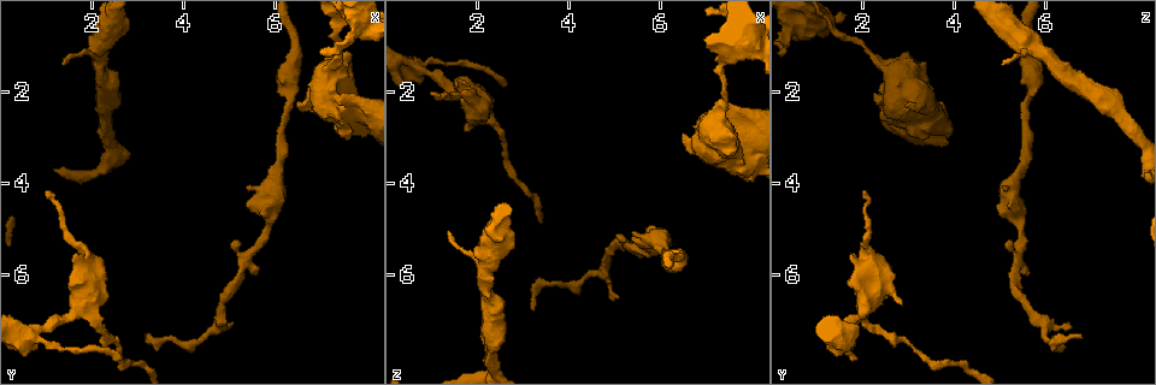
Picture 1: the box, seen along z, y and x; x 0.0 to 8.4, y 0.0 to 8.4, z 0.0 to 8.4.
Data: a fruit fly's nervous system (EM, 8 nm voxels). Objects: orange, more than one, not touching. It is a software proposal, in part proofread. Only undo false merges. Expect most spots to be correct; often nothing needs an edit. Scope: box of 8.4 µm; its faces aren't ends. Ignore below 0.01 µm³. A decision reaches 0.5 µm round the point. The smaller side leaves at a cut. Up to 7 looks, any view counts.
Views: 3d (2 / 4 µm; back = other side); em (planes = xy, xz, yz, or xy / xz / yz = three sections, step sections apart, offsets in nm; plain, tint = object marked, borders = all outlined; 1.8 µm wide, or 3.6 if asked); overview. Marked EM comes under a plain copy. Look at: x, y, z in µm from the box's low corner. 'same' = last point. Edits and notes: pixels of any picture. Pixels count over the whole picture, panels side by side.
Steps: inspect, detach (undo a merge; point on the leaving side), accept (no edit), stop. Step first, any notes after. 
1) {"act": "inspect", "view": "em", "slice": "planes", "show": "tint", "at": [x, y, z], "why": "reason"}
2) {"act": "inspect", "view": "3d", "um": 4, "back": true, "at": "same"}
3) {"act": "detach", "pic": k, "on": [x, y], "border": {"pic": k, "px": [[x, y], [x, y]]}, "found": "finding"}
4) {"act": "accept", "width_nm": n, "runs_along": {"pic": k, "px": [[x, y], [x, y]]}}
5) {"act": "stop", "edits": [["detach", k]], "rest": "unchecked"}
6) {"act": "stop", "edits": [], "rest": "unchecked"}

{"act": "inspect", "view": "em", "slice": "planes", "show": "tint", "at": [0.70, 7.40, 1.45], "why": "thin arm on a thick one"}

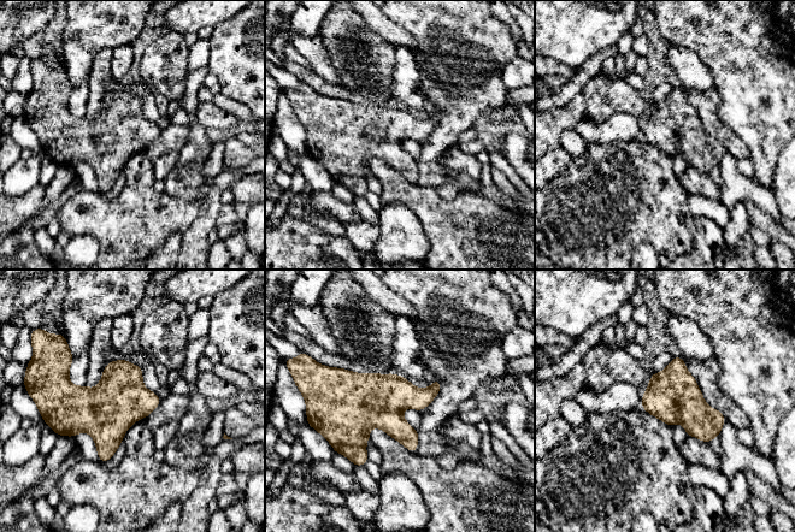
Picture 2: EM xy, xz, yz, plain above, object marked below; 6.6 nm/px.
{"act": "accept", "width_nm": 360, "found": "all the same neuron"}

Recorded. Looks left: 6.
{"act": "inspect", "view": "3d", "um": 4, "at": [2.20, 0.95, 5.60], "why": "thick turns thin"}

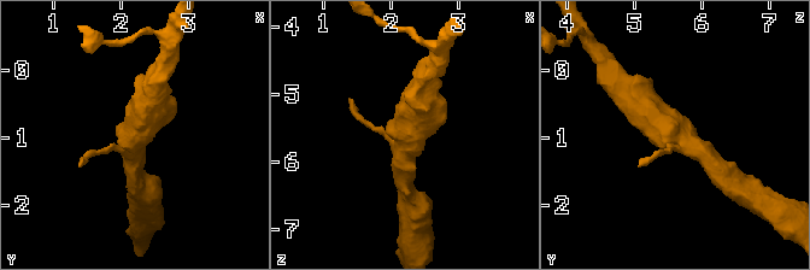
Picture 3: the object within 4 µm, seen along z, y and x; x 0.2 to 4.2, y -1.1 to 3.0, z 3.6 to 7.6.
{"act": "inspect", "view": "em", "um": 3.6, "slice": "xy", "step": 4, "show": "tint", "at": [2.25, 0.95, 5.55], "why": "now the EM"}

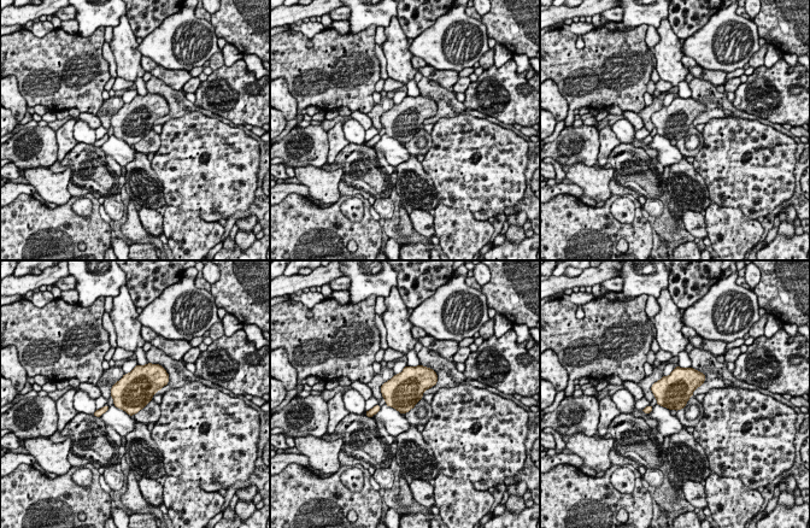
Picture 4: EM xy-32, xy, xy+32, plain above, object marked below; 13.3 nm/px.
{"act": "inspect", "view": "em", "um": 3.6, "slice": "xz", "step": 8, "show": "tint", "at": "same"}

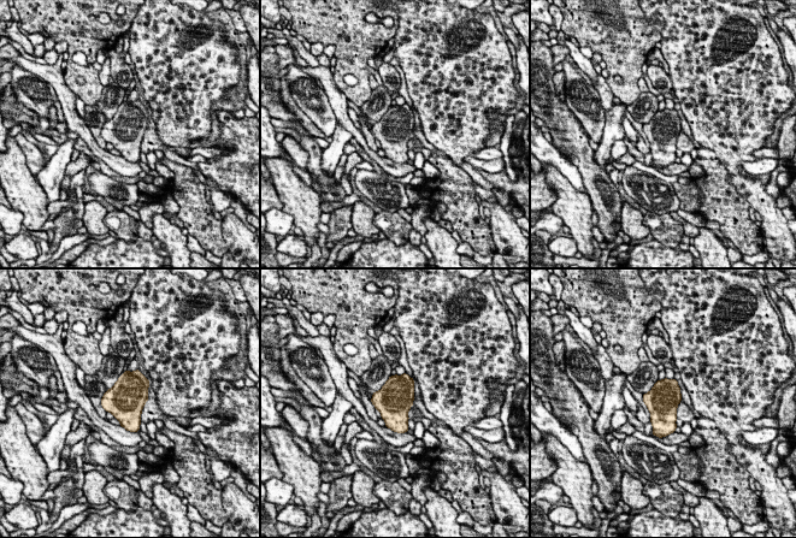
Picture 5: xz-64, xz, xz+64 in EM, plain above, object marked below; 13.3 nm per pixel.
{"act": "accept", "width_nm": 420, "found": "all the same neuron"}

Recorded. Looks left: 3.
{"act": "inspect", "view": "3d", "um": 4, "at": [7.40, 1.15, 2.20], "why": "calibre changes"}

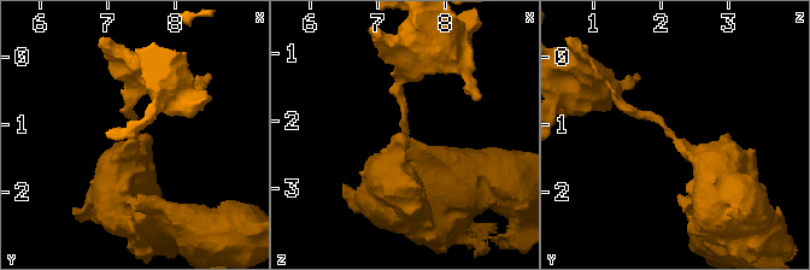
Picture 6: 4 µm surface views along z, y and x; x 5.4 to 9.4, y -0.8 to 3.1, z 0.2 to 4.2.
{"act": "inspect", "view": "em", "slice": "planes", "show": "tint", "at": [7.40, 1.15, 2.15]}

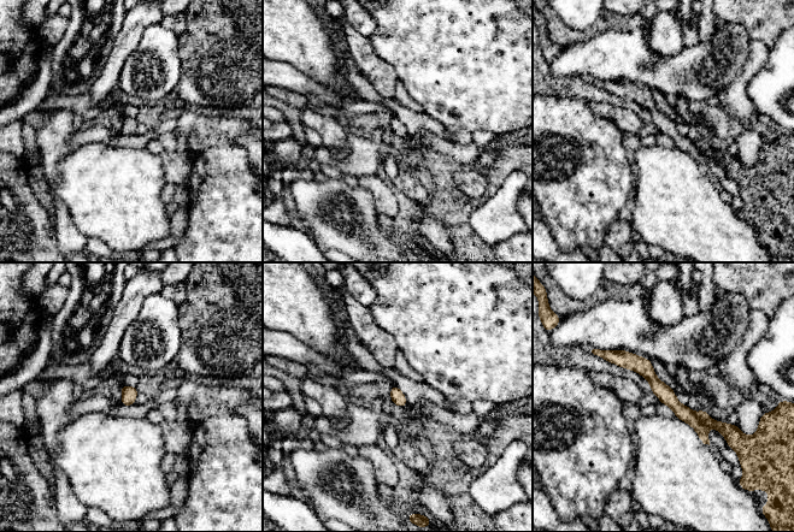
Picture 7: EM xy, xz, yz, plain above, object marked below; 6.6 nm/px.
{"act": "detach", "pic": 7, "on": [682, 412], "part_leaving": {"pic": 7, "px": [[609, 356], [637, 364], [705, 439]]}, "found": "a second neuron is stuck on"}

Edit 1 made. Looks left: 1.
{"act": "stop", "edits": [["detach", 7]], "rest": "unchecked"}

